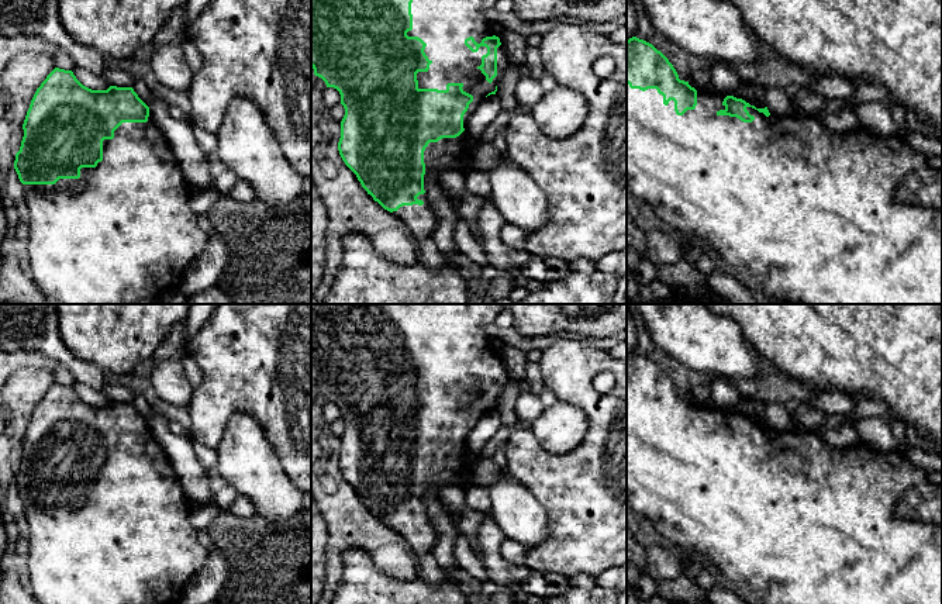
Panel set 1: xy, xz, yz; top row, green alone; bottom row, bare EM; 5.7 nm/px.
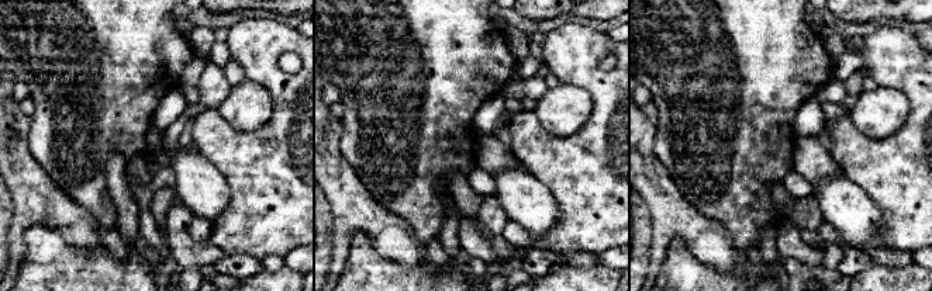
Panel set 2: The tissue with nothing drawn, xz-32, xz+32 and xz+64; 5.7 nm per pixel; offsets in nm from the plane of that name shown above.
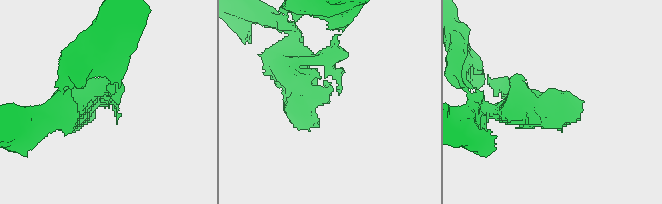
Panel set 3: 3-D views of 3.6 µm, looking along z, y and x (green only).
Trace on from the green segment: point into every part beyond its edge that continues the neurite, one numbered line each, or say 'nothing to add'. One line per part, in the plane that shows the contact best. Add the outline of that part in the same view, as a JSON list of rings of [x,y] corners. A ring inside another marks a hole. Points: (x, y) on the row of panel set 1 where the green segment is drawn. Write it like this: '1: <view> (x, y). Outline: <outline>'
1: xz (444, 26). Outline: [[[413,0],[413,30],[407,32],[408,37],[421,38],[427,46],[424,49],[428,59],[432,62],[427,72],[418,72],[418,89],[438,89],[446,90],[448,83],[462,83],[463,92],[473,96],[473,101],[469,104],[467,111],[463,115],[465,131],[456,138],[442,138],[438,142],[429,142],[424,151],[425,173],[434,172],[435,176],[445,169],[453,168],[460,173],[469,172],[469,159],[472,152],[465,148],[465,138],[467,134],[467,122],[476,107],[483,99],[496,90],[496,86],[503,77],[504,70],[511,63],[503,46],[497,48],[497,76],[491,83],[486,80],[479,66],[482,65],[482,56],[487,54],[486,46],[480,46],[477,52],[472,52],[465,39],[473,37],[477,44],[486,37],[493,37],[490,23],[486,18],[486,11],[494,7],[497,0]]]

